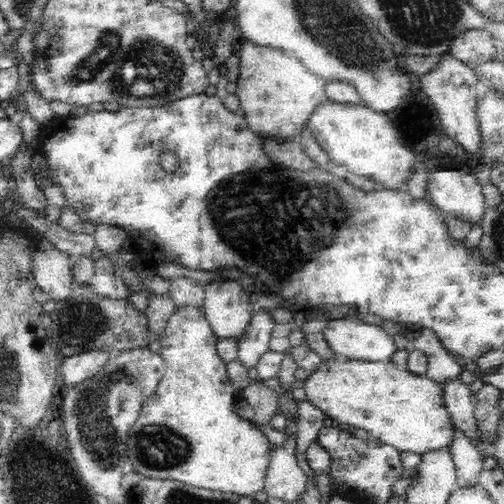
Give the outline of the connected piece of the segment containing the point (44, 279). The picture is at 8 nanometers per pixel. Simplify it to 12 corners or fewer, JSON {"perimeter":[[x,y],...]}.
{"perimeter":[[46,239],[32,266],[36,284],[66,301],[75,284],[72,256]]}

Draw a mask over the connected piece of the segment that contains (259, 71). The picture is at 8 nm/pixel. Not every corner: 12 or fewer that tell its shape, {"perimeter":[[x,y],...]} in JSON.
{"perimeter":[[241,38],[235,94],[261,139],[298,141],[326,82]]}

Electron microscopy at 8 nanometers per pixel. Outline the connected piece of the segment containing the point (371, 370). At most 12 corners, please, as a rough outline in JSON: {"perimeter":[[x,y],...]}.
{"perimeter":[[324,360],[303,386],[336,424],[398,451],[450,449],[445,386]]}

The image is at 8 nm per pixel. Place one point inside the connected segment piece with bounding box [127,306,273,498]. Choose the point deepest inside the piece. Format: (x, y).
(188, 431)

